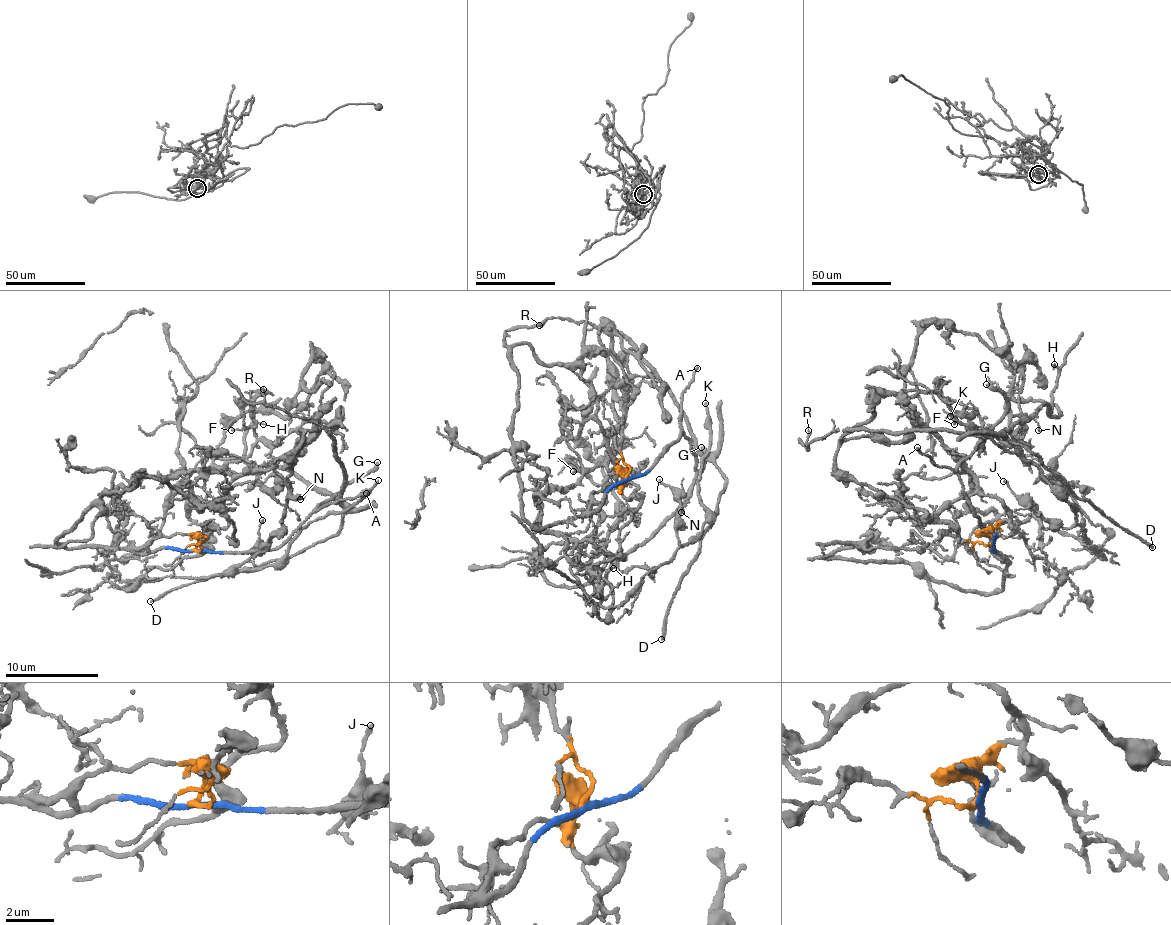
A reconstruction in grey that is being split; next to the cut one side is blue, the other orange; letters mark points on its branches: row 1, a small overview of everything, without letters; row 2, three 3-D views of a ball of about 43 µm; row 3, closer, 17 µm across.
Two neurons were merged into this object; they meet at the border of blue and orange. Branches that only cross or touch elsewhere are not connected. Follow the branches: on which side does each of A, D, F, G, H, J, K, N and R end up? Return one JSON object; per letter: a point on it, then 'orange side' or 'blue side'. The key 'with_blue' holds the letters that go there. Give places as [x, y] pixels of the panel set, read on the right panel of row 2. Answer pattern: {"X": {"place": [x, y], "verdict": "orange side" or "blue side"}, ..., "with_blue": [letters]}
{"A": {"place": [917, 447], "verdict": "blue side"}, "D": {"place": [1152, 547], "verdict": "blue side"}, "F": {"place": [954, 424], "verdict": "orange side"}, "G": {"place": [986, 384], "verdict": "blue side"}, "H": {"place": [1054, 364], "verdict": "blue side"}, "J": {"place": [1003, 481], "verdict": "blue side"}, "K": {"place": [950, 416], "verdict": "blue side"}, "N": {"place": [1038, 430], "verdict": "blue side"}, "R": {"place": [808, 430], "verdict": "blue side"}, "with_blue": ["A", "D", "G", "H", "J", "K", "N", "R"]}

